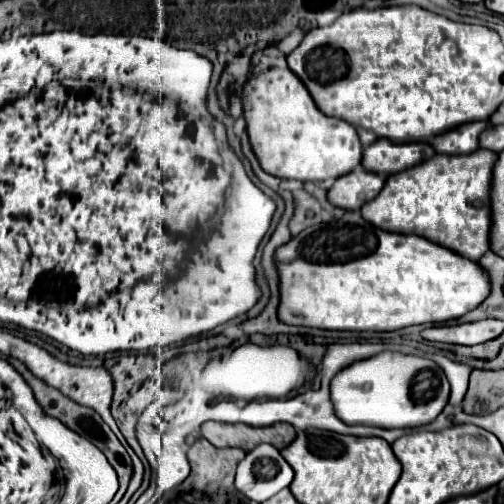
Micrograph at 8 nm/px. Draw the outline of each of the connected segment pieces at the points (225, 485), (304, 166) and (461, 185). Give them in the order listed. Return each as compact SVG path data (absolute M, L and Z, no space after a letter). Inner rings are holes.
M197 439L189 447L187 457L191 463L189 487L193 487L193 491L201 491L201 495L229 495L229 499L237 499L239 491L233 487L233 479L237 463L245 457L243 449L217 449L207 439Z
M271 67L265 73L253 75L243 85L233 85L231 93L241 99L249 143L265 173L271 173L273 177L279 179L297 179L303 183L325 181L325 179L337 179L361 163L363 147L359 143L355 127L341 119L323 115L313 103L305 85L297 79L297 75L293 75L289 67Z
M477 149L469 155L435 155L433 159L419 163L417 167L405 169L401 173L389 175L381 193L361 207L365 221L389 233L419 235L433 243L439 243L467 259L477 261L485 251L489 251L489 191L491 191L491 173L497 161L497 153Z

